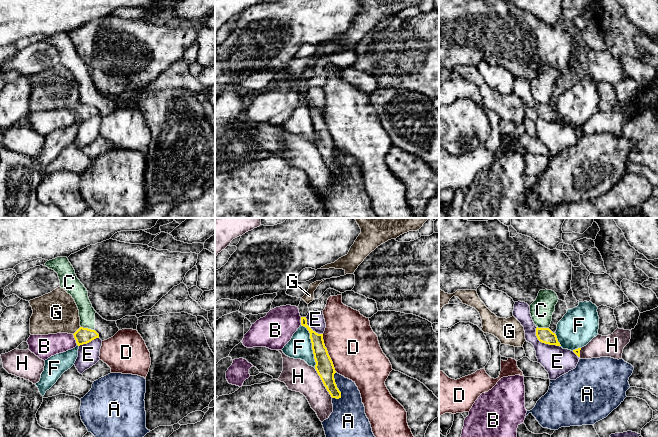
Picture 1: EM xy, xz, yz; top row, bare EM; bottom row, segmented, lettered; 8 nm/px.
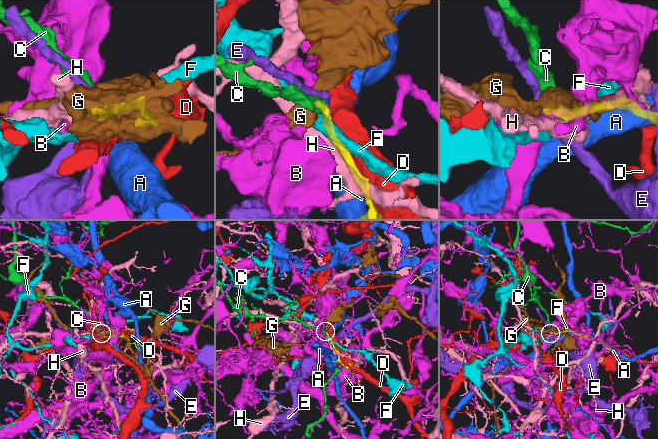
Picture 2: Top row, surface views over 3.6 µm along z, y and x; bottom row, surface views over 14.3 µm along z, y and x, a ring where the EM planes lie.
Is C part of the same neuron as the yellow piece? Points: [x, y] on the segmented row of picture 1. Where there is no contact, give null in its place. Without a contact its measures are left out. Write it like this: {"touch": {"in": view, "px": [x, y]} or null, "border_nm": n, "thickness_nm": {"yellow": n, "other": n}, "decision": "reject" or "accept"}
{"touch": {"in": "xy", "px": [87, 328]}, "border_nm": 120, "thickness_nm": {"yellow": 130, "other": 130}, "decision": "reject"}

